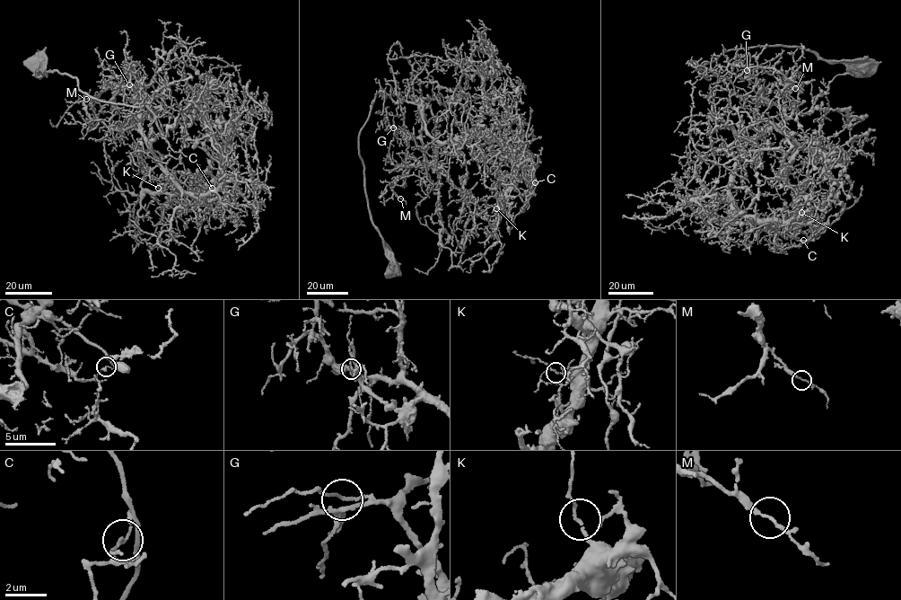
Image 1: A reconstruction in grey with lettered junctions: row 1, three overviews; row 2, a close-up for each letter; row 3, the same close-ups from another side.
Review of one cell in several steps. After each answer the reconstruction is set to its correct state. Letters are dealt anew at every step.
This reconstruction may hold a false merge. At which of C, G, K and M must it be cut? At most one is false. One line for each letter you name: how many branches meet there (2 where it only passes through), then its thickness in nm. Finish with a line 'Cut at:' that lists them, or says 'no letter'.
C: 2 branches meet; 130 nm thick
Cut at: C

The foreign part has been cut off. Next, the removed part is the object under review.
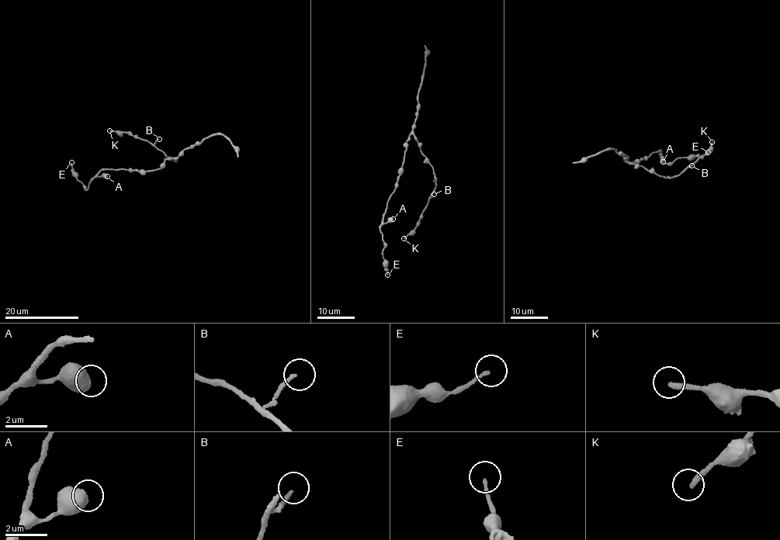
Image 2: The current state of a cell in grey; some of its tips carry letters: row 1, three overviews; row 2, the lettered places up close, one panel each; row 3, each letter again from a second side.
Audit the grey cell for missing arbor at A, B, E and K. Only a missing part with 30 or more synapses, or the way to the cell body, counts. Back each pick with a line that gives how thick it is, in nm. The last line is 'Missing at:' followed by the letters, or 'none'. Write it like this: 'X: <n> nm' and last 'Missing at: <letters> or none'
Missing at: none

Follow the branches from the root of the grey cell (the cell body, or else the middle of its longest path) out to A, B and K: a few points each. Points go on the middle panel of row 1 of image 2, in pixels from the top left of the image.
A: (406, 151), (402, 171), (388, 200), (383, 221), (385, 223), (393, 219)
B: (406, 151), (407, 140), (410, 134), (414, 135), (421, 153), (431, 165), (436, 186), (430, 197), (434, 194)
K: (406, 151), (407, 140), (410, 134), (414, 135), (421, 153), (431, 165), (436, 186), (417, 225), (403, 238)

